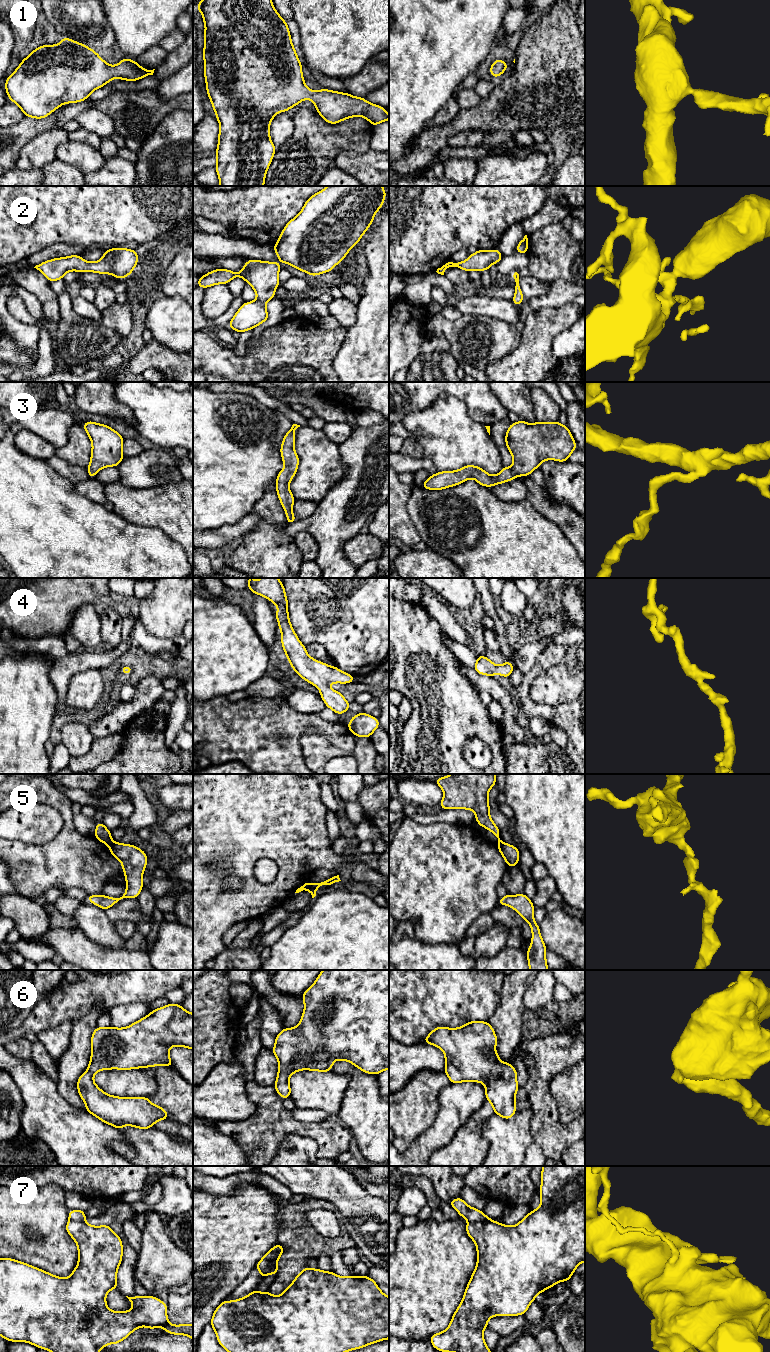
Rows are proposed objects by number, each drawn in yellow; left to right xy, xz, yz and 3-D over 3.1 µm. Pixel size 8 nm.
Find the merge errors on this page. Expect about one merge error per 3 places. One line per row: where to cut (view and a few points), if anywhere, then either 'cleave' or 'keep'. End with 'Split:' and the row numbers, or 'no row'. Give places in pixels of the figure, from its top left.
1: no cut; keep
2: no cut; keep
3: no cut; keep
4: no cut; keep
5: cut in xz along (310, 883), (306, 888); cleave
6: no cut; keep
7: cut in yz along (491, 1220), (469, 1222); cleave
Split: 5, 7

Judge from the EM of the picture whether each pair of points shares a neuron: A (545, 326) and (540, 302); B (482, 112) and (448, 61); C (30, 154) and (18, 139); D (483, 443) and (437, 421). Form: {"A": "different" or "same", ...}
{"A": "different", "B": "different", "C": "different", "D": "same"}

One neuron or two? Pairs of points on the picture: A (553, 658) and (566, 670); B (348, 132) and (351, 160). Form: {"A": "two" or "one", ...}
{"A": "two", "B": "two"}

